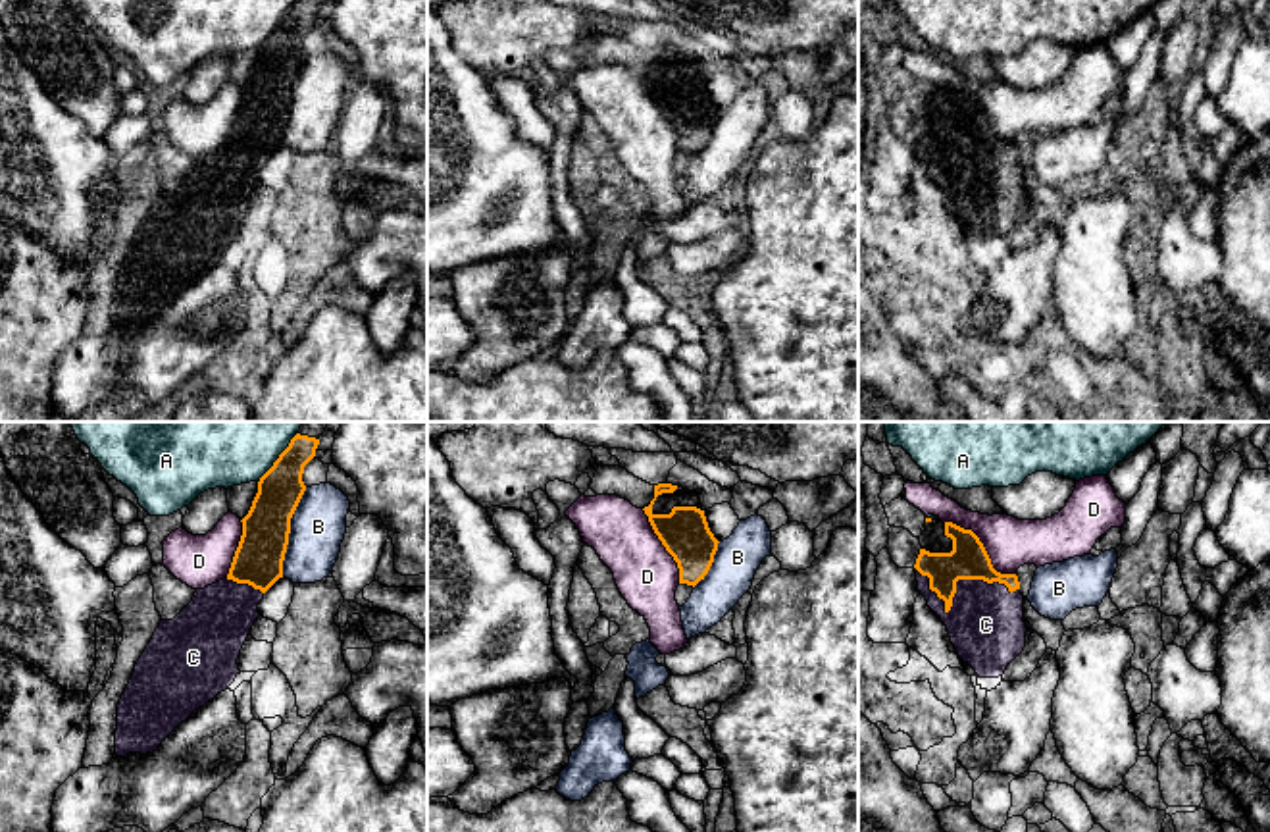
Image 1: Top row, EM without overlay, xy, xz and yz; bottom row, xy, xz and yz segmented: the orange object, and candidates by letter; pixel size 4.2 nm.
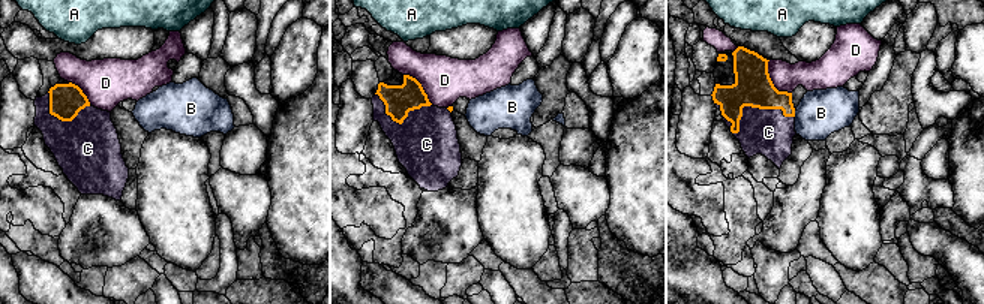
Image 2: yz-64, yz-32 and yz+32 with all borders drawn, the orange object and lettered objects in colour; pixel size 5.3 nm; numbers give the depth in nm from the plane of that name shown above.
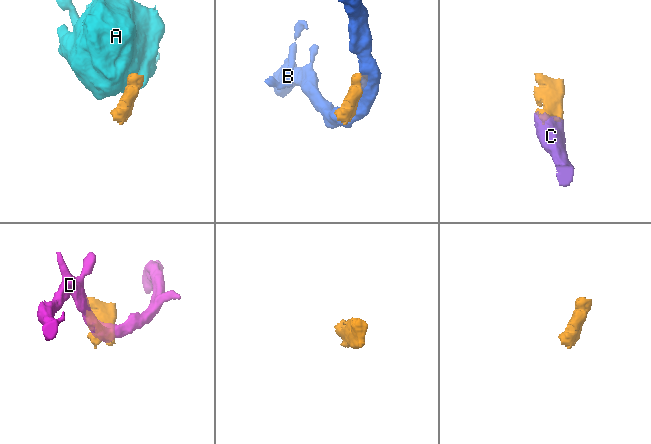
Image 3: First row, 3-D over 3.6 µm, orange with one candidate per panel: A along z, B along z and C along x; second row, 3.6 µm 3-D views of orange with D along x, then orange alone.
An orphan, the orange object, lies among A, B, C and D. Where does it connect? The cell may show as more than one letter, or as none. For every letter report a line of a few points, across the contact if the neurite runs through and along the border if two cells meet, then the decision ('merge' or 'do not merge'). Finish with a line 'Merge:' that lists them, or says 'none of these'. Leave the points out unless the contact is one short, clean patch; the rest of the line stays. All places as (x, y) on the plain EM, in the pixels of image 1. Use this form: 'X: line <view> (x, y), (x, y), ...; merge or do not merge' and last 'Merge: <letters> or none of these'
A: line xy (297, 2), (258, 51); do not merge
B: do not merge
C: merge
D: do not merge
Merge: C

